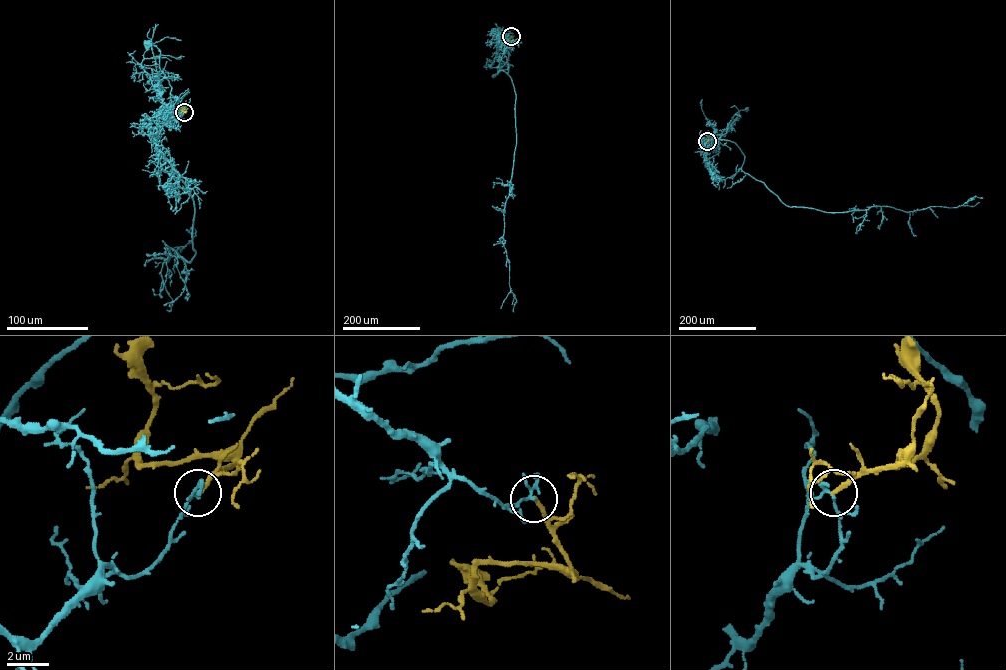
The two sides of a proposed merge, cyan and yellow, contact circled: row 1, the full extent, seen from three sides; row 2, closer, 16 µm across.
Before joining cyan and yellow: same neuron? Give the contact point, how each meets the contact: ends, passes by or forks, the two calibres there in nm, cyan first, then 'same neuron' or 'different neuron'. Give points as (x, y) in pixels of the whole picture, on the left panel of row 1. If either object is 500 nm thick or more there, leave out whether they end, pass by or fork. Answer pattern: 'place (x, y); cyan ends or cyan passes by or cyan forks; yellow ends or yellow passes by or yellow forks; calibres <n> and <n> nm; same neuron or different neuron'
place (184, 112); cyan forks; yellow ends; calibres 110 and 200 nm; different neuron

